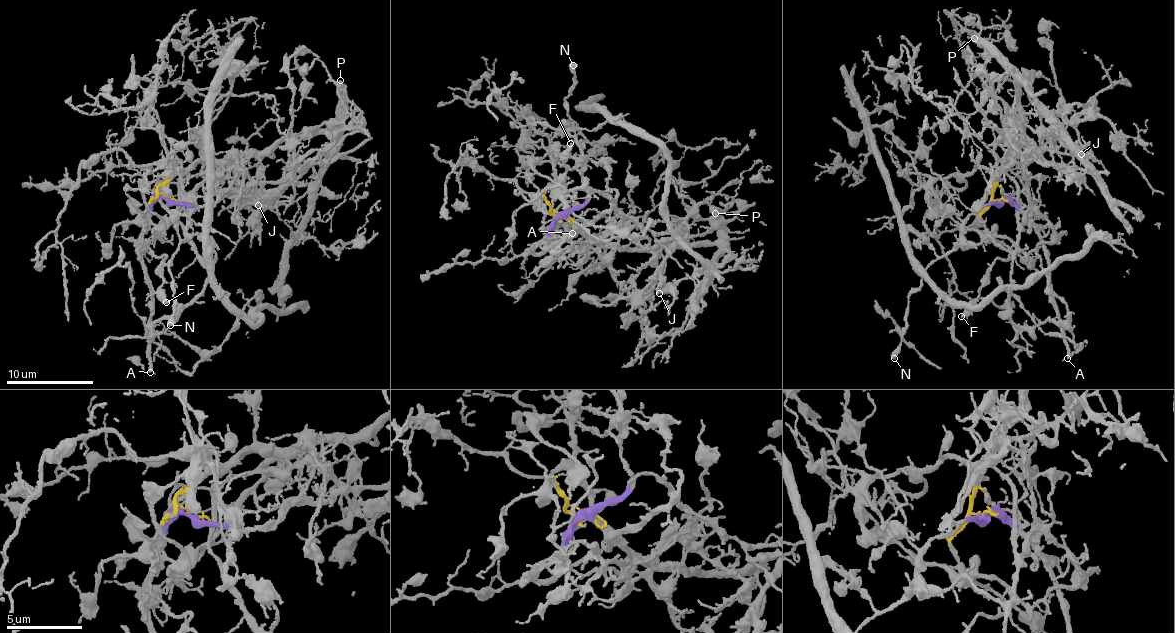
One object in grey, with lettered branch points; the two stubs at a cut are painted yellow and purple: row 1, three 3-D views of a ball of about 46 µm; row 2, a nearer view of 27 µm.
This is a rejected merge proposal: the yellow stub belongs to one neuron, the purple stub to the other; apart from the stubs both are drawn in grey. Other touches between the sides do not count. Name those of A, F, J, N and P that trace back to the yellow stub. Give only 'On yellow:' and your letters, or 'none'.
On yellow: F, J, P

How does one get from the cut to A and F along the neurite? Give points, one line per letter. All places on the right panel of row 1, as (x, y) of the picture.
A: (996, 199), (1010, 200), (1035, 230), (1043, 247), (1051, 302), (1060, 317), (1060, 332), (1067, 344), (1066, 359)
F: (996, 199), (981, 213), (985, 225), (1017, 248), (1012, 257), (996, 259), (978, 300), (961, 316)

